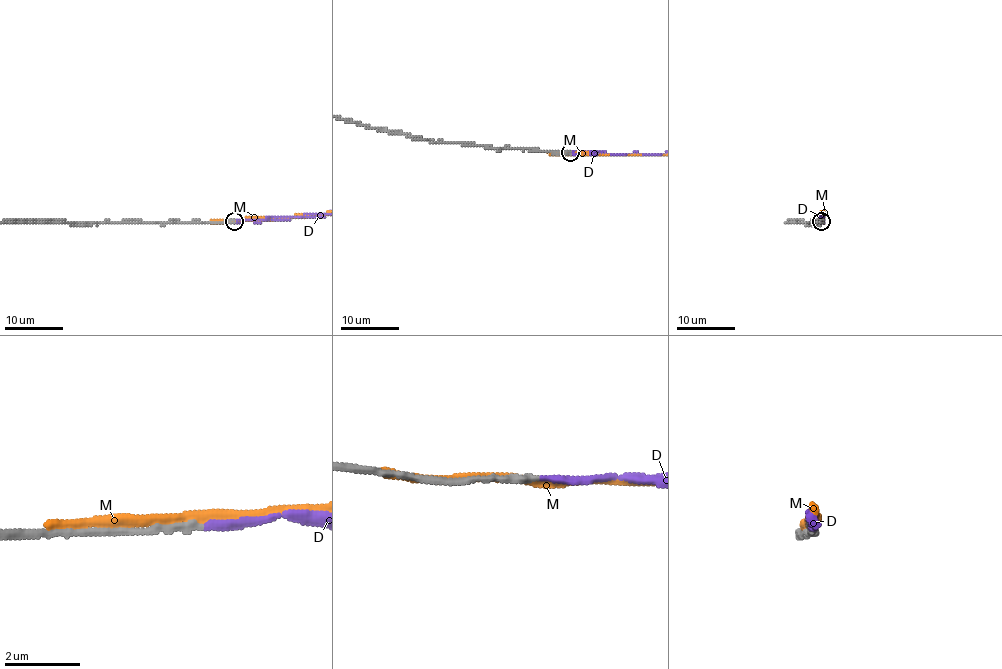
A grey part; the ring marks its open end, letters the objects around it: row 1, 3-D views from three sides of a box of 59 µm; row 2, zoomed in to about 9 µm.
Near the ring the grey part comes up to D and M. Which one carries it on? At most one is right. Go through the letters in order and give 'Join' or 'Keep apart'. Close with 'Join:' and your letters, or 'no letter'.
D: Join
M: Keep apart
Join: D

